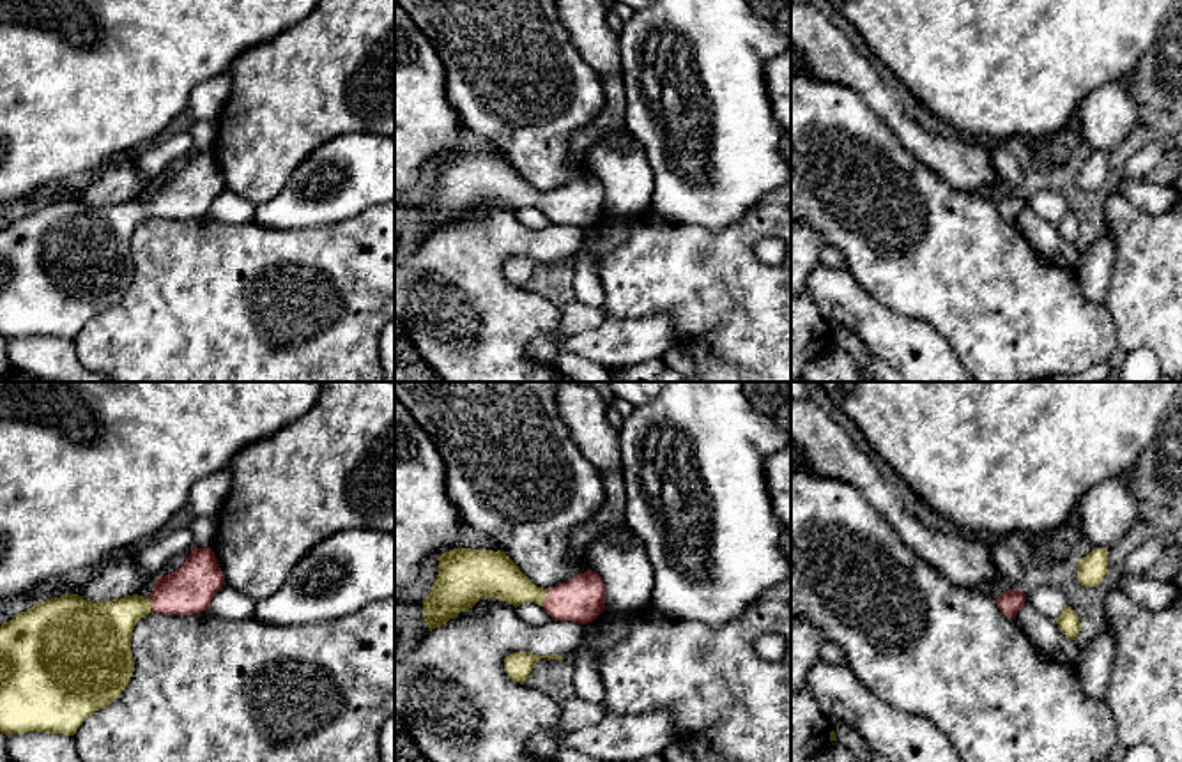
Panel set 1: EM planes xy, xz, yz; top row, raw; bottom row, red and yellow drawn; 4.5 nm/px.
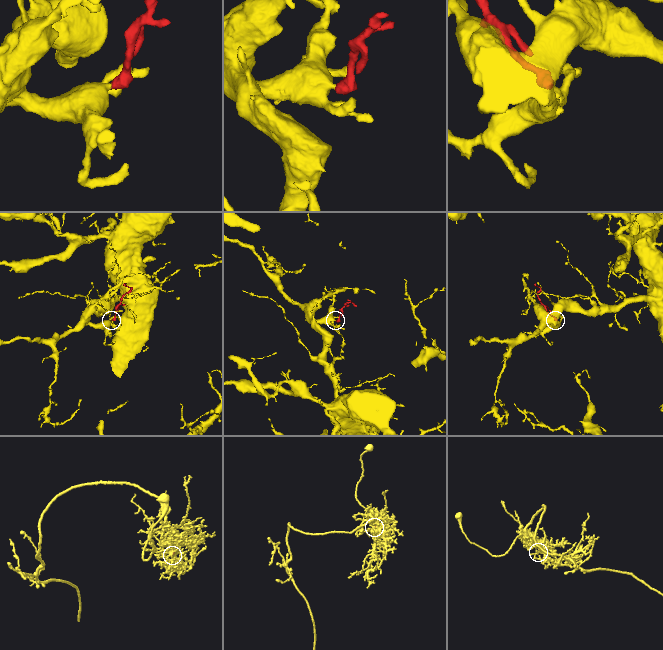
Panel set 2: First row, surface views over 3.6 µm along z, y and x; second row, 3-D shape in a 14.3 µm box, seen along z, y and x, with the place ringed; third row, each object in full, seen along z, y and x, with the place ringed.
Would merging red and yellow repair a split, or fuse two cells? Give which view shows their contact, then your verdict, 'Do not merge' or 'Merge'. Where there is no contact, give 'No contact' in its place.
Touches red in xz. Merge

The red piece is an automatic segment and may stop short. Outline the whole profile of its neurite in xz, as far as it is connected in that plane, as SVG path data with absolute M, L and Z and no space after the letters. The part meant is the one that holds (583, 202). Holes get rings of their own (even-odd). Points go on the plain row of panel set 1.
M453 152L439 163L439 179L423 203L430 235L441 232L480 203L497 202L515 212L540 209L554 225L593 226L605 214L605 187L587 173L556 191L536 191L501 154Z

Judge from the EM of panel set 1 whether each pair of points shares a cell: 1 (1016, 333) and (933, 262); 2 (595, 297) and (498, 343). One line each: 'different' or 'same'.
1: same
2: different

